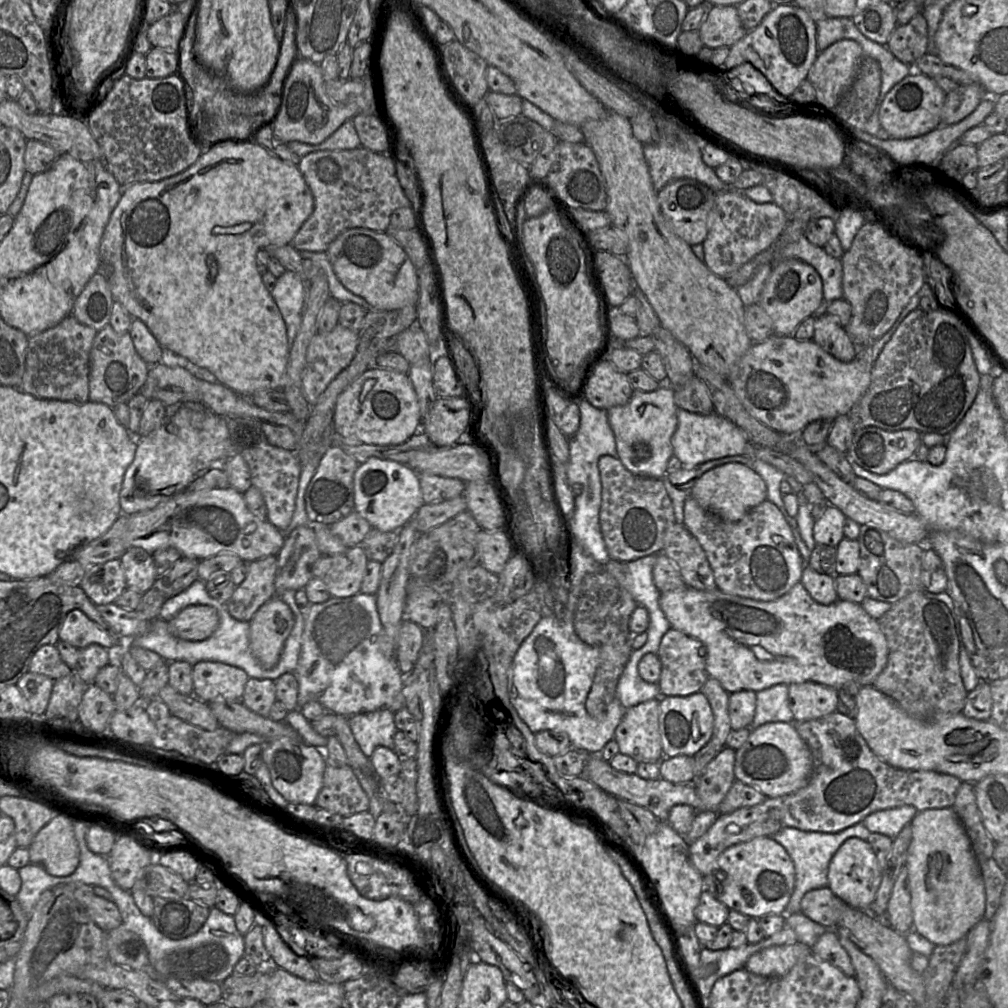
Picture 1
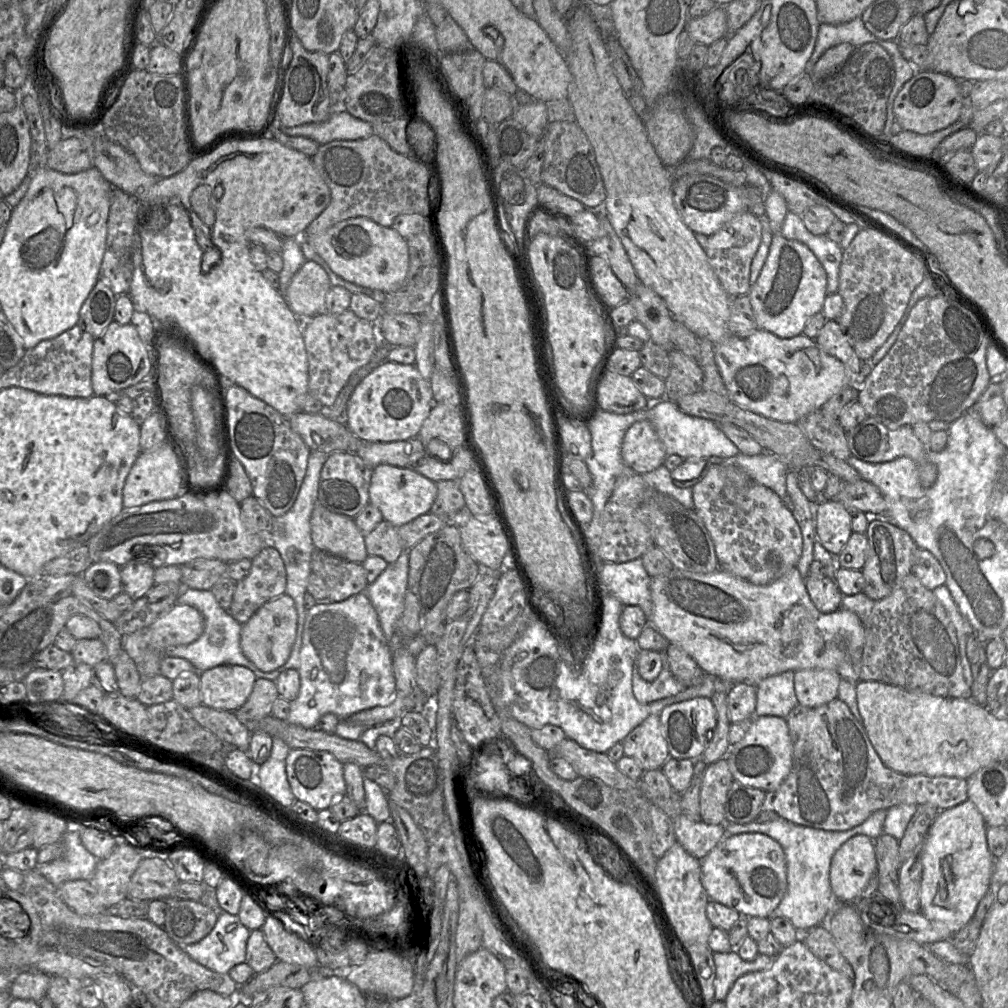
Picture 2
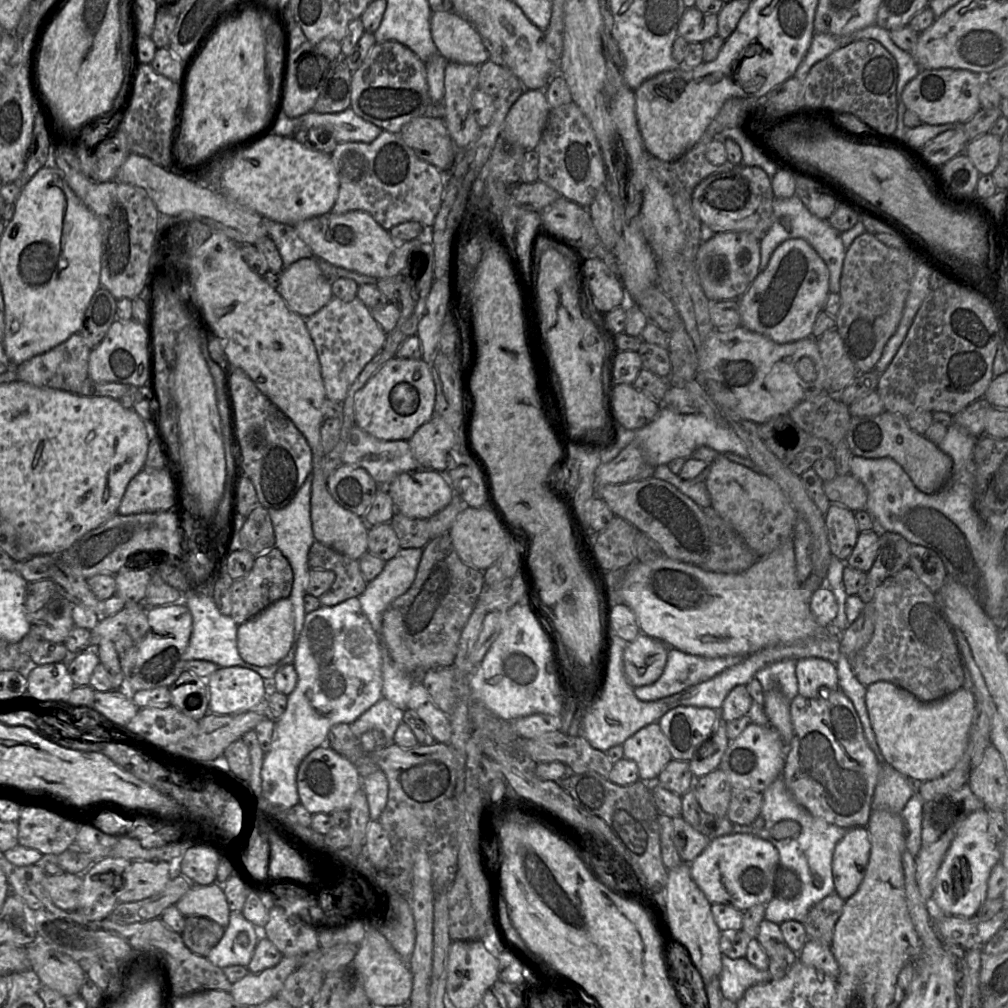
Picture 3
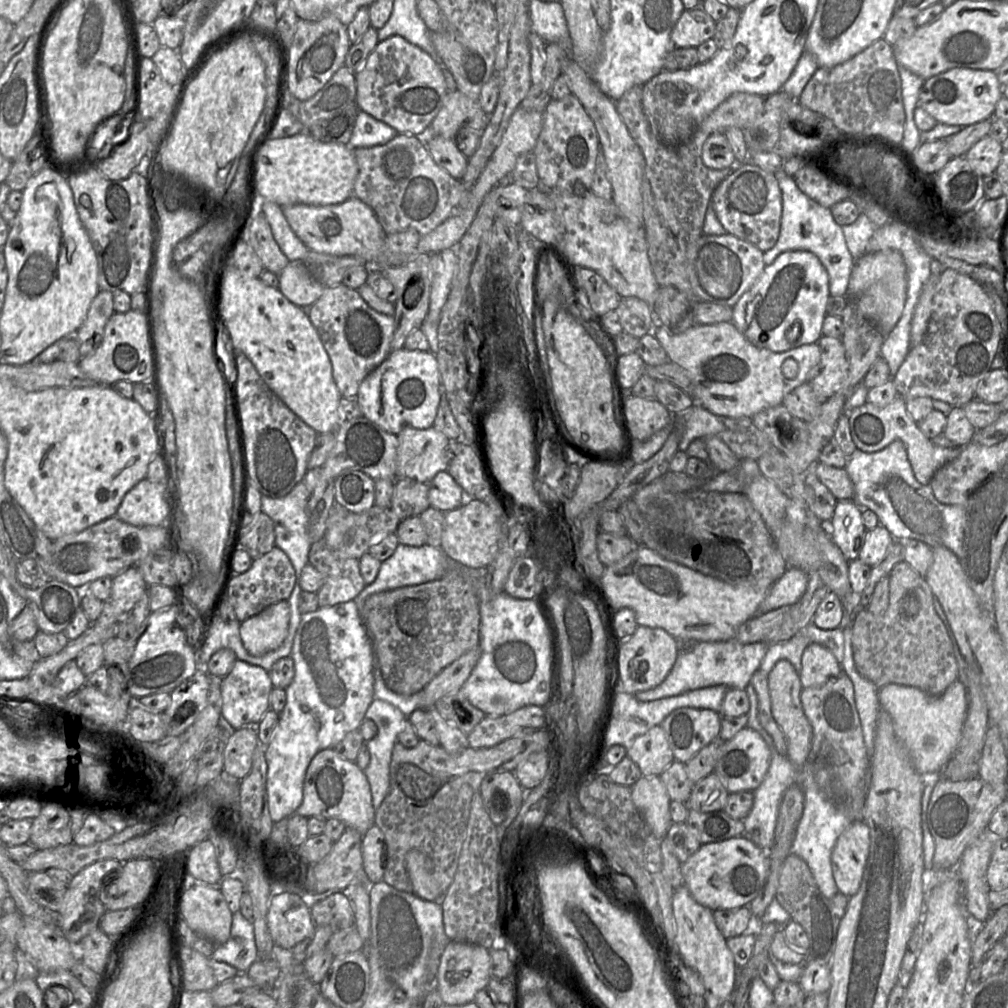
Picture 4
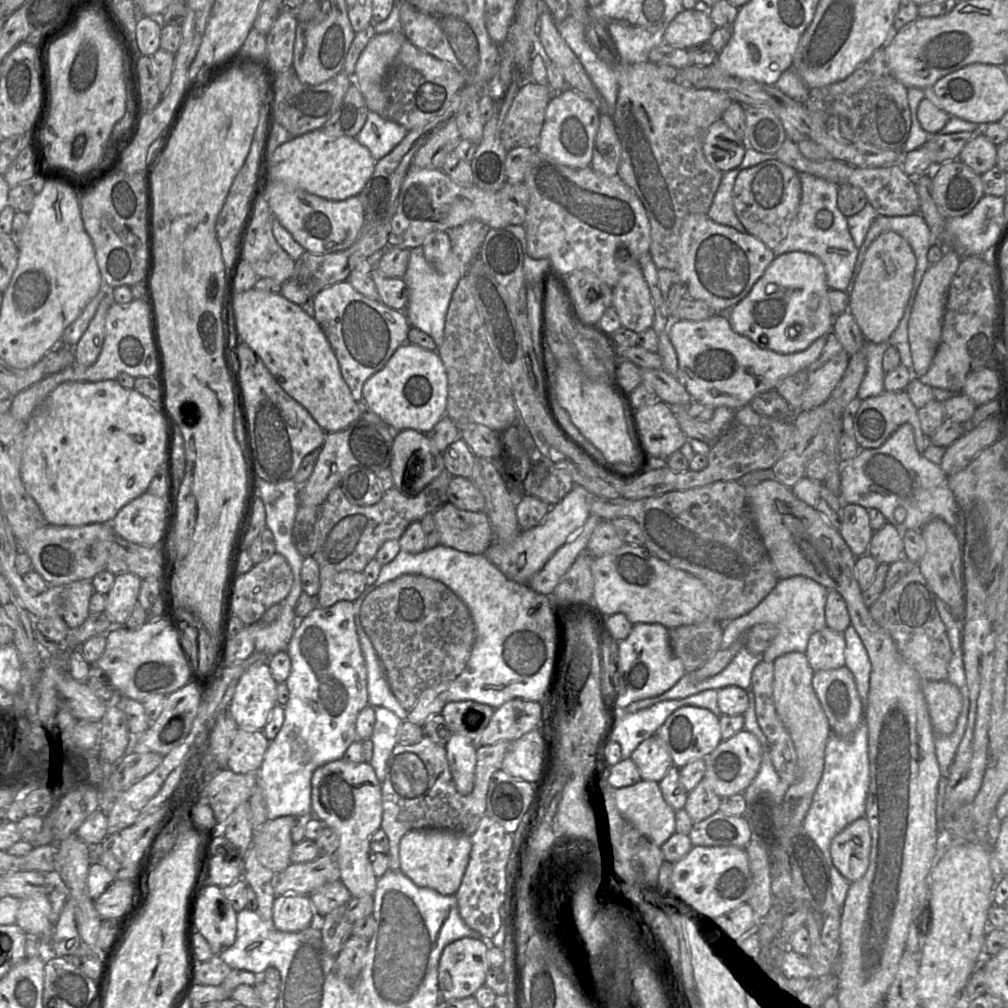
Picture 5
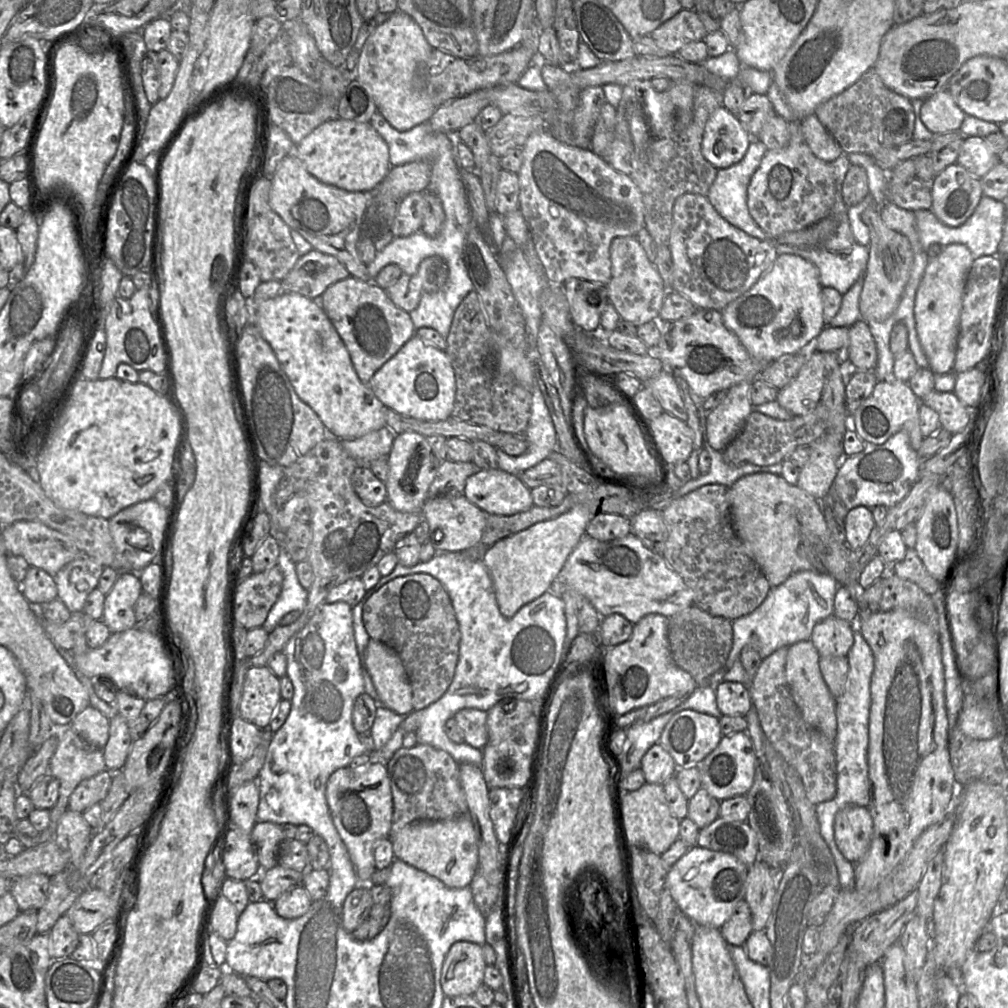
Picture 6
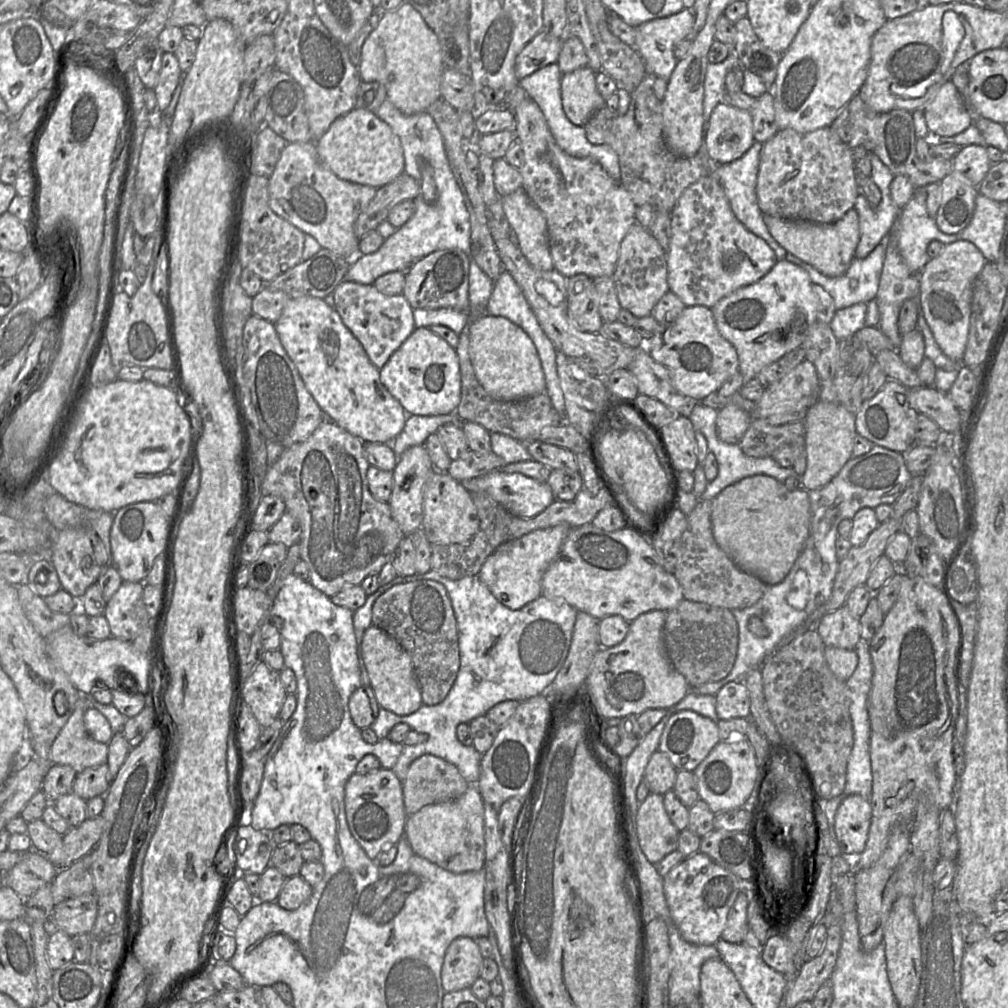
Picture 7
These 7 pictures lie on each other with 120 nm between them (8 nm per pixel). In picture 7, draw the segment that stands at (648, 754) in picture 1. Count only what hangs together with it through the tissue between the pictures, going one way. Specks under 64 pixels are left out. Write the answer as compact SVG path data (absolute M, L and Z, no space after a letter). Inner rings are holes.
M657 750L652 754L646 766L644 780L651 792L664 795L673 790L678 770L668 756Z

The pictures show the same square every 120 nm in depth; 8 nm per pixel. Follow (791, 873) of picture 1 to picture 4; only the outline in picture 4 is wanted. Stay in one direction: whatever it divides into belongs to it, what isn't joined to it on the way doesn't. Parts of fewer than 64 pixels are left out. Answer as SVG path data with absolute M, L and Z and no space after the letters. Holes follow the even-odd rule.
M747 836L702 844L681 866L683 883L693 898L712 911L749 906L763 887L769 871L768 853Z

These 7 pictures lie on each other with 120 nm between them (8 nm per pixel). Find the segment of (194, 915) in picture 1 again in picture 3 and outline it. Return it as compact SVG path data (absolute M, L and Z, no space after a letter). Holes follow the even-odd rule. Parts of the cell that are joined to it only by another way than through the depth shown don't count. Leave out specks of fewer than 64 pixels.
M189 916L185 919L185 928L181 933L187 948L202 957L206 957L223 937L225 928L203 916Z

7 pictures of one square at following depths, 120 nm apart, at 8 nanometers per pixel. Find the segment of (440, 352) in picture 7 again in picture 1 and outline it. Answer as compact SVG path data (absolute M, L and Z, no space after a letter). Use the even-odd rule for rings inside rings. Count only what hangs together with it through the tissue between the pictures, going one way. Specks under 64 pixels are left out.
M369 368L337 398L333 423L342 441L350 445L397 445L420 430L420 409L408 374L385 368Z

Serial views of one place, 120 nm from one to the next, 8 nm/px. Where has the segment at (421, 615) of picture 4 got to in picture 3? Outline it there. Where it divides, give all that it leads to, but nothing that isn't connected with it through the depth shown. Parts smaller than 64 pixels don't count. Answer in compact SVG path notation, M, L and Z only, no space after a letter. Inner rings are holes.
M448 532L432 538L422 550L413 584L390 603L382 616L390 657L406 672L426 672L453 664L462 629L485 586L483 571L459 558Z

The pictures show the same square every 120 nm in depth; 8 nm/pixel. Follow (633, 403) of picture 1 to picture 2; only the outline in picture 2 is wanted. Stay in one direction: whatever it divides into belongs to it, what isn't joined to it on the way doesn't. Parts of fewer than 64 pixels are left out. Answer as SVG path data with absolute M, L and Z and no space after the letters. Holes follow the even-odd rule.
M638 421L625 433L621 457L634 472L645 474L663 465L667 454L653 425Z

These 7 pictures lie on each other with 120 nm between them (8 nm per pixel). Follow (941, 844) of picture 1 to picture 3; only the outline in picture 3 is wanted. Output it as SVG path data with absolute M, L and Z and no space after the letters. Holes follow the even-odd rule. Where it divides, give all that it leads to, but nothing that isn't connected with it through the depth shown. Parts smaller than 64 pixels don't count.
M979 809L960 825L936 874L931 905L942 916L971 918L986 900L987 881L993 867L1000 861L1001 847L988 834L989 811Z

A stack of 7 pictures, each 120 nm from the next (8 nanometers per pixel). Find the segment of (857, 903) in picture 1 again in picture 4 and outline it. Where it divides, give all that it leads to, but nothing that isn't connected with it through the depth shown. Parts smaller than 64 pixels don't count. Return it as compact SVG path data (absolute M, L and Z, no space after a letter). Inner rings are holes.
M854 820L849 827L838 837L831 855L832 871L839 891L851 897L857 893L870 849L870 830L862 820Z

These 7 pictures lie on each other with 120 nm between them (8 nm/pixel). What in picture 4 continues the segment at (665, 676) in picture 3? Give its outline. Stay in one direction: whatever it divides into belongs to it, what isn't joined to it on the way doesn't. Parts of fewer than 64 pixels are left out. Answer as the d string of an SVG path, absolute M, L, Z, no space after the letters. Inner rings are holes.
M735 638L728 641L695 643L692 647L681 649L673 668L660 685L634 695L642 702L649 702L715 685L746 689L753 674L759 670L768 647L769 644L765 642L743 644Z

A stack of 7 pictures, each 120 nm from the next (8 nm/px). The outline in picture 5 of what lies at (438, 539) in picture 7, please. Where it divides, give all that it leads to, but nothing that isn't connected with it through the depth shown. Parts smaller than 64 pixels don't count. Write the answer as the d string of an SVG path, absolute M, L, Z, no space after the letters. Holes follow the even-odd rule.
M447 502L432 514L442 546L482 555L494 542L493 528L483 511L463 510Z

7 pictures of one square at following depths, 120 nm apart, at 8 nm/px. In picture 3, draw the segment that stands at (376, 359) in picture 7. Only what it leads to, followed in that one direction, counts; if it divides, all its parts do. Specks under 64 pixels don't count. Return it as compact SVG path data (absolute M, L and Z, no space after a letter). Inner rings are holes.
M332 297L327 305L304 319L319 359L326 398L342 403L365 365L382 349L387 334L357 297L350 302Z

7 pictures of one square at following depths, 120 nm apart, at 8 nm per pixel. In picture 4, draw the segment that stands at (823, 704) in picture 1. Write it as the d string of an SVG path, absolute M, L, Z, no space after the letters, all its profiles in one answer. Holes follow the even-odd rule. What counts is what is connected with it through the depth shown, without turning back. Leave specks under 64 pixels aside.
M810 643L802 655L800 680L803 688L820 687L842 673L841 664L826 647Z

